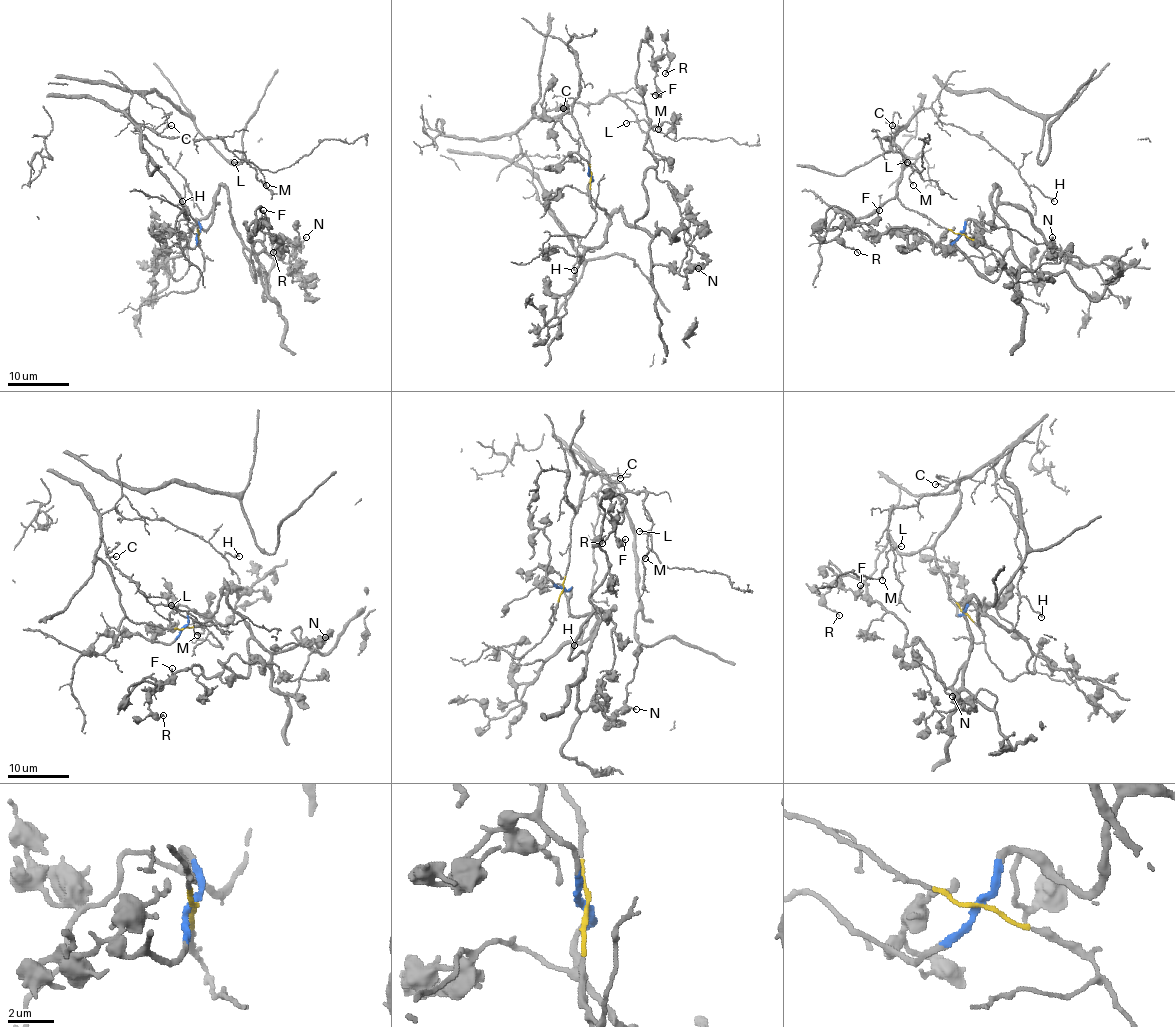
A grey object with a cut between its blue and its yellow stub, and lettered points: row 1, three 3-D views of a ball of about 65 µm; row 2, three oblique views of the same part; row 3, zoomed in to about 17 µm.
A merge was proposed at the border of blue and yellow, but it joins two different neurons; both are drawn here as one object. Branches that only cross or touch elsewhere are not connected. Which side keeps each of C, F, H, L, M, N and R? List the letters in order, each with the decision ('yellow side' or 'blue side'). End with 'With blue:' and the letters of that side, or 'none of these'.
C: yellow side
F: blue side
H: yellow side
L: yellow side
M: yellow side
N: blue side
R: blue side
With blue: F, N, R

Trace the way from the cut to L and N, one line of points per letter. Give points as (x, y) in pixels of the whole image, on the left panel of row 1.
L: (199, 234), (140, 142), (143, 125), (166, 137), (220, 139), (245, 154), (234, 162)
N: (199, 234), (196, 219), (205, 229), (209, 225), (222, 185), (258, 272), (260, 252), (288, 263), (306, 237)

